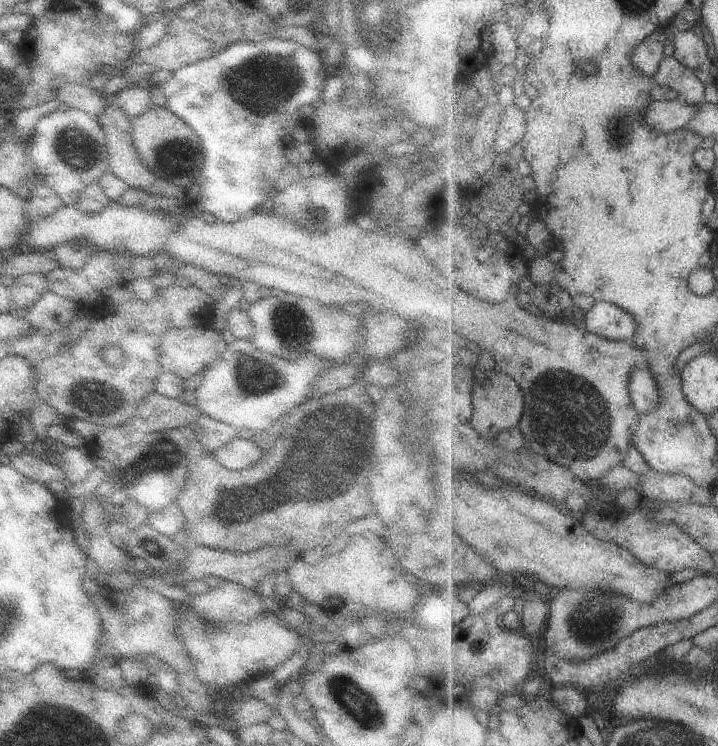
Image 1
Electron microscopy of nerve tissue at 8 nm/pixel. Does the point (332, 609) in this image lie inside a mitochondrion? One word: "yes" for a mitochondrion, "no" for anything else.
no

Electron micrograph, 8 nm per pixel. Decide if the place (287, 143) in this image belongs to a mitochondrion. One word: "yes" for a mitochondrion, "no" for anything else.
no

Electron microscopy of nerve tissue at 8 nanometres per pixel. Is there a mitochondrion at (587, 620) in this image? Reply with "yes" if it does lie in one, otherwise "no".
yes

